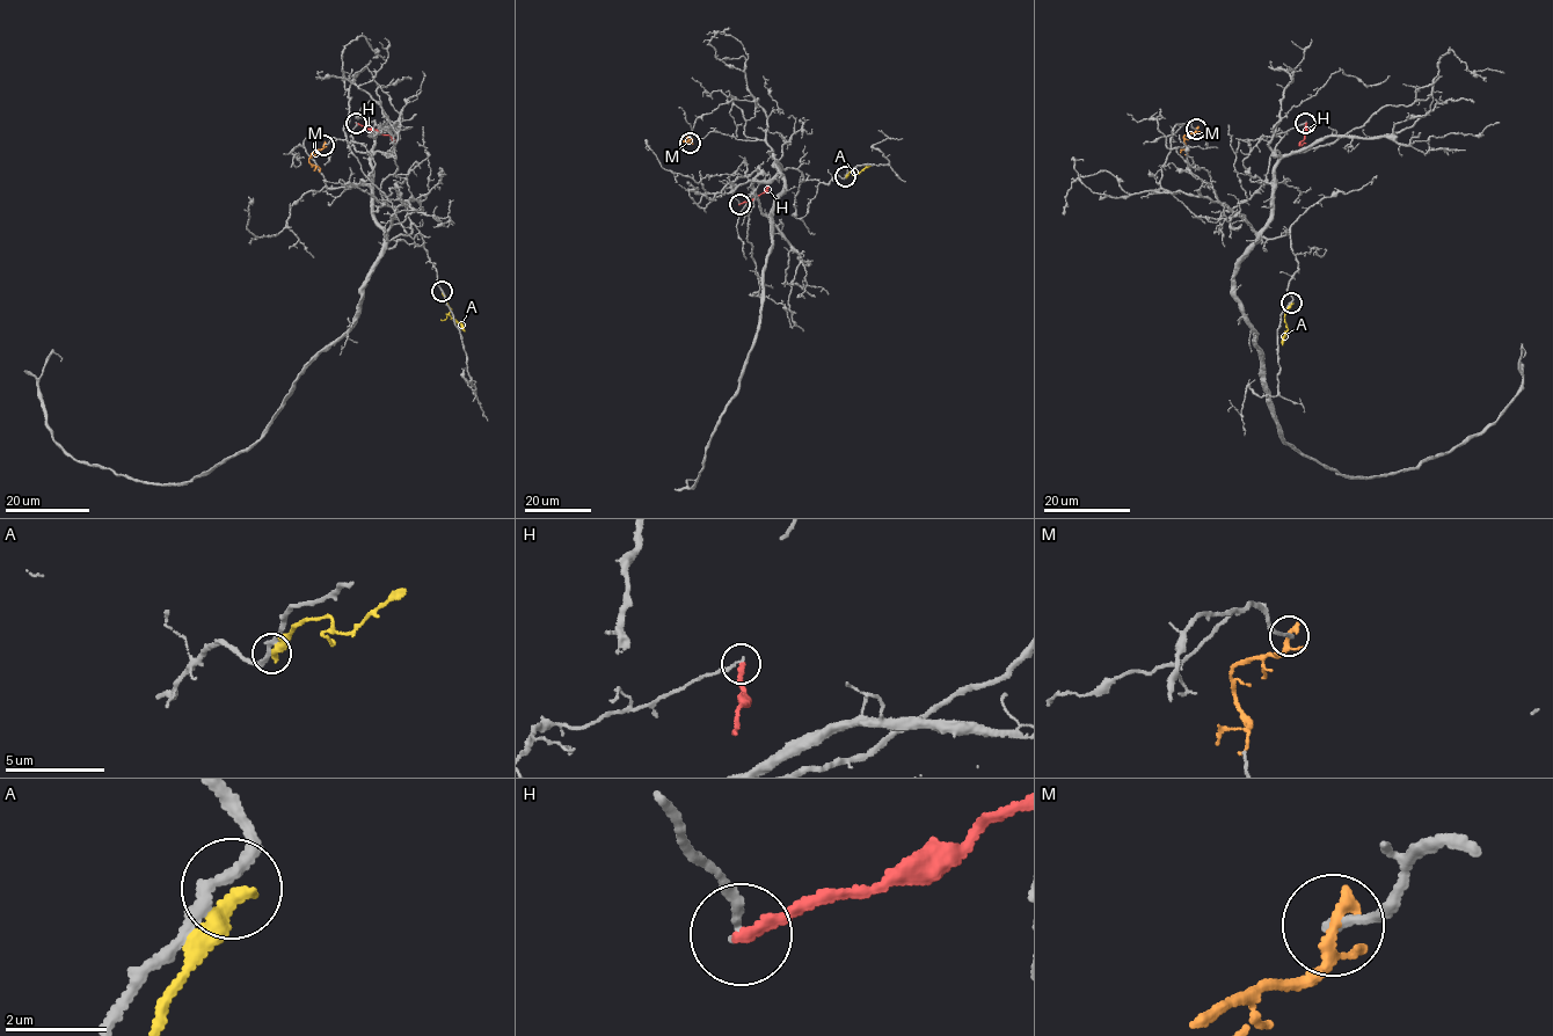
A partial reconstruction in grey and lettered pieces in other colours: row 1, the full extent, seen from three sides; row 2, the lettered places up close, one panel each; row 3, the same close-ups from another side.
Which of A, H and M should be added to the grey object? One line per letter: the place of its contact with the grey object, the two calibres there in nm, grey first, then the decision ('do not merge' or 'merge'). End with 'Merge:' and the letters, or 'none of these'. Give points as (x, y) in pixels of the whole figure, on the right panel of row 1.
A: (1291, 303) | 240/340 nm | do not merge
H: (1305, 123) | 160/220 nm | do not merge
M: (1196, 129) | 190/220 nm | do not merge
Merge: none of these

